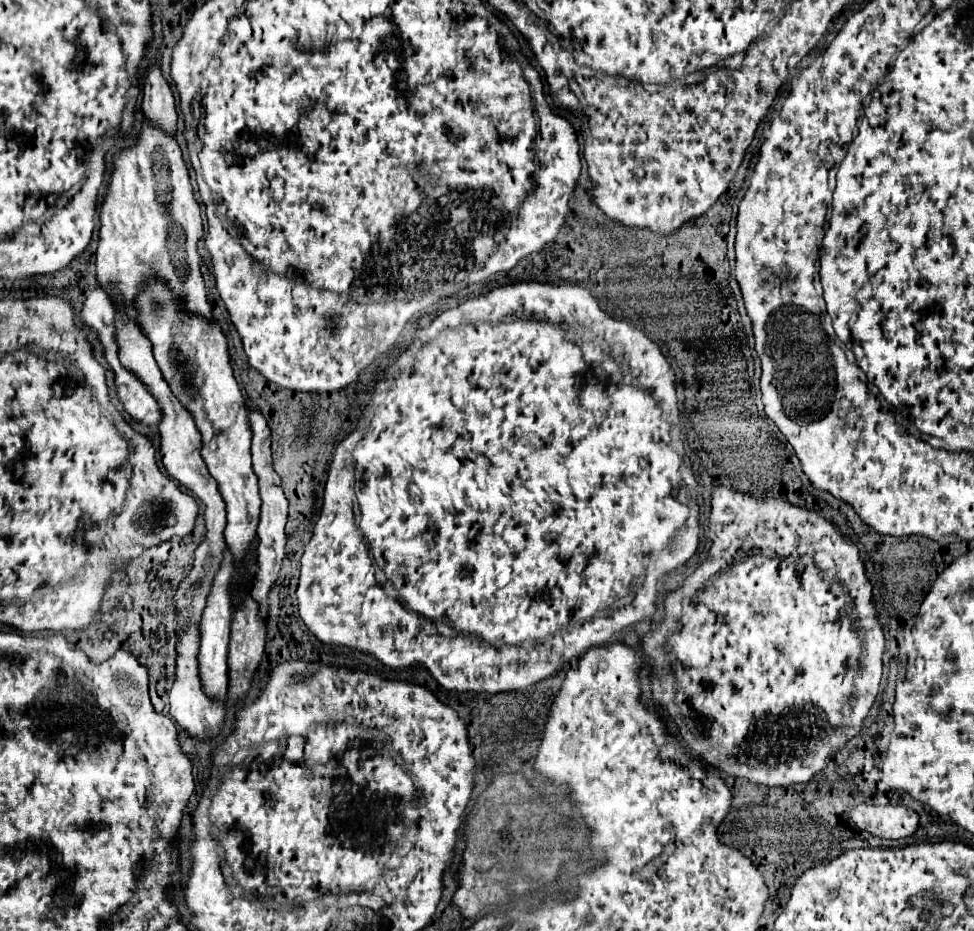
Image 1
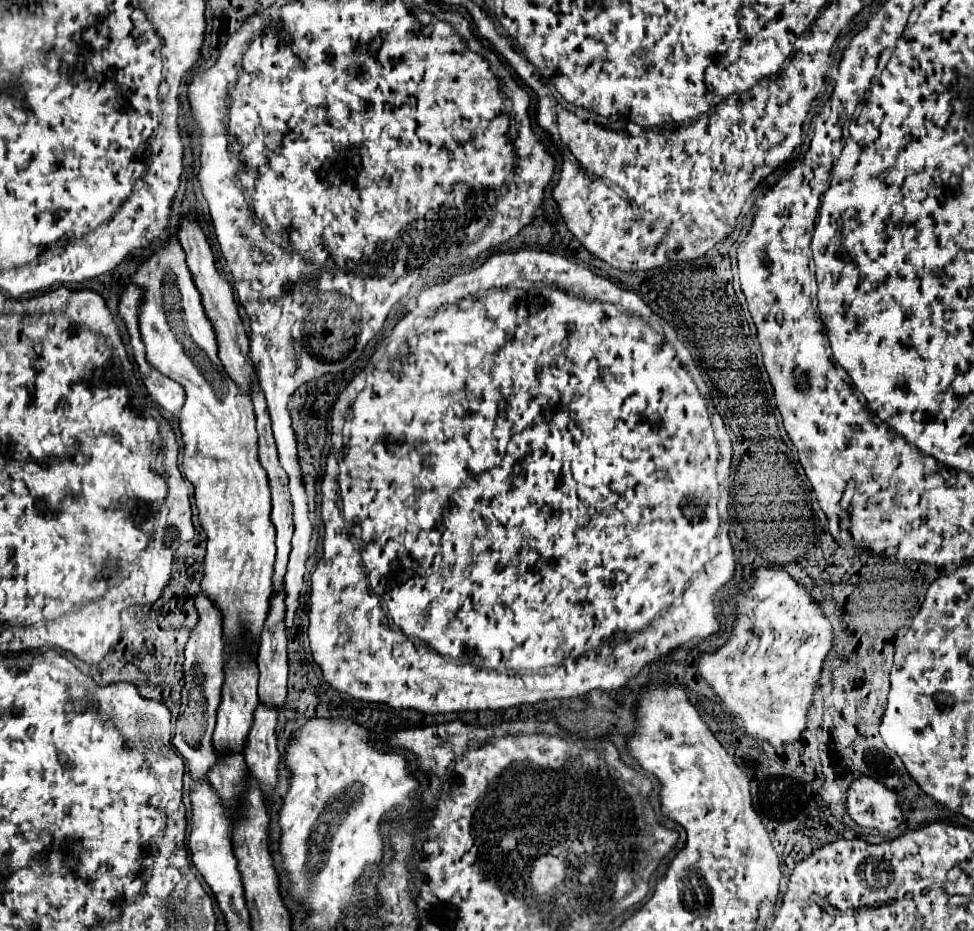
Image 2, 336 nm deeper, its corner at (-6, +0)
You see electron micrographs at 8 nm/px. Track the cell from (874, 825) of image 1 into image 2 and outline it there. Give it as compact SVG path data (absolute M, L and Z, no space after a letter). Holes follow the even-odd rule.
M861 776L851 784L847 810L859 826L879 832L891 832L903 822L903 810L897 796L869 776Z

